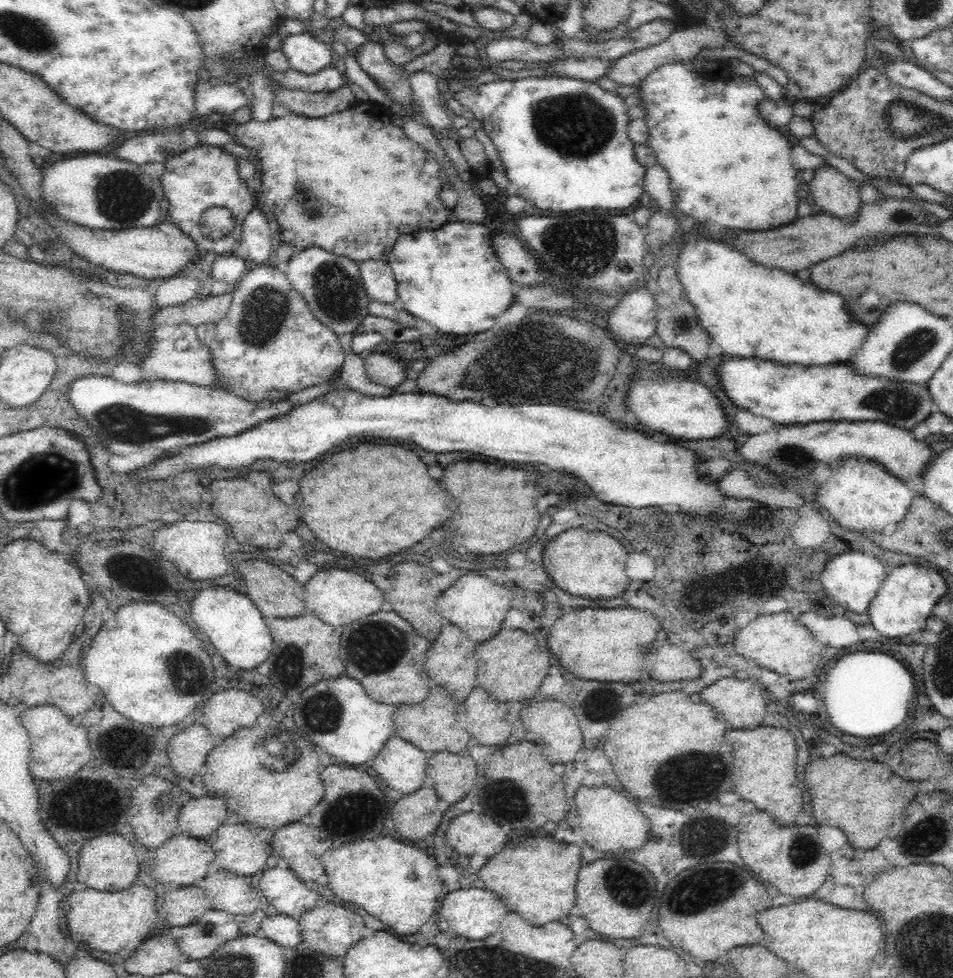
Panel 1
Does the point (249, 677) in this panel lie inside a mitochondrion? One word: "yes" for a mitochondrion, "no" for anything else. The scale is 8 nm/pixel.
no

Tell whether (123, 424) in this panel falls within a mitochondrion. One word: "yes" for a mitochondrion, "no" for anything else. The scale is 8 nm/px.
yes

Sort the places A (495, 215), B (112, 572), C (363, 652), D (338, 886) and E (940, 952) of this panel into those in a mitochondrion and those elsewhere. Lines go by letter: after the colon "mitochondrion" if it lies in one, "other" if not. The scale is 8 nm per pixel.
A: other
B: mitochondrion
C: mitochondrion
D: other
E: mitochondrion

